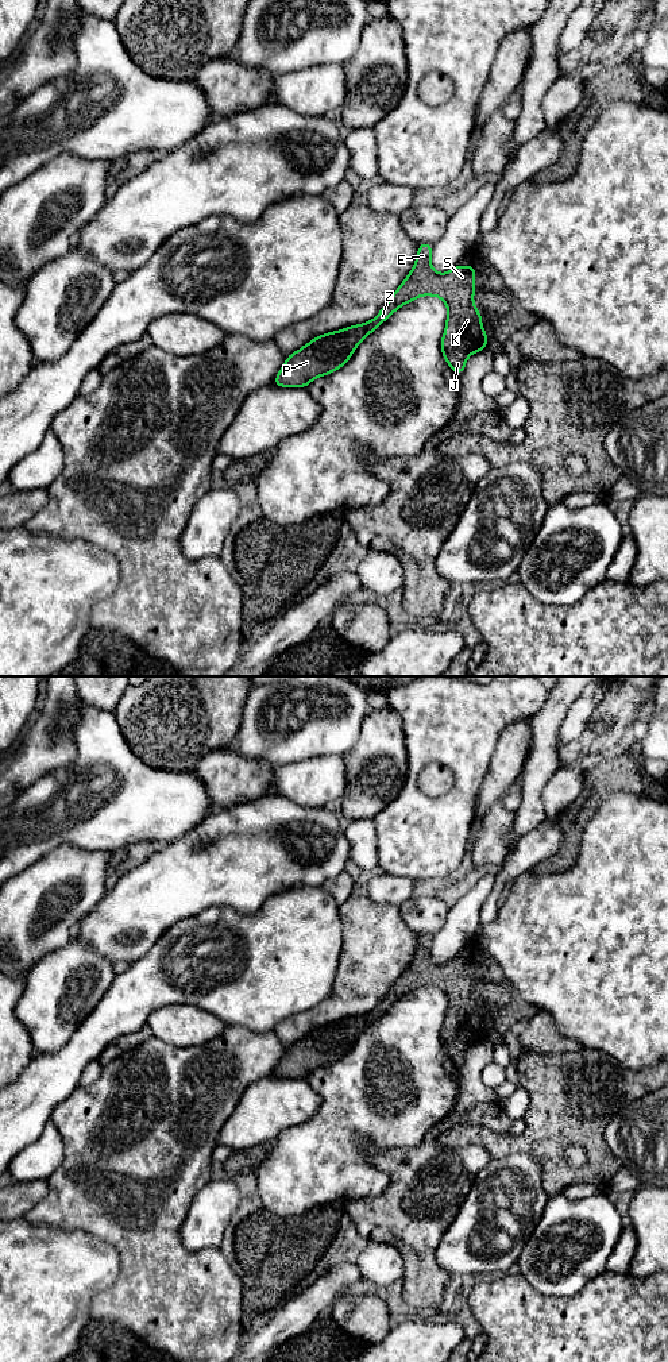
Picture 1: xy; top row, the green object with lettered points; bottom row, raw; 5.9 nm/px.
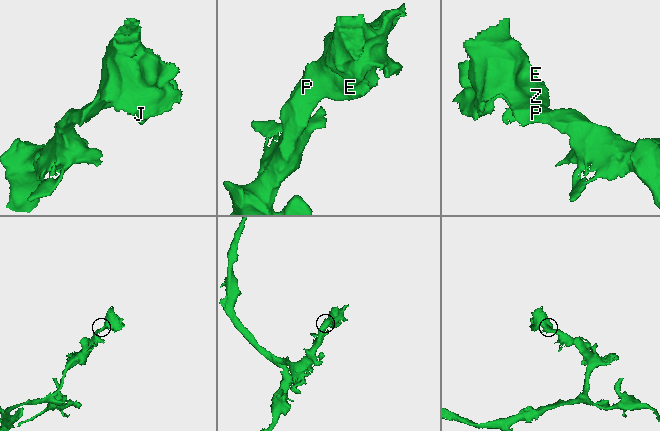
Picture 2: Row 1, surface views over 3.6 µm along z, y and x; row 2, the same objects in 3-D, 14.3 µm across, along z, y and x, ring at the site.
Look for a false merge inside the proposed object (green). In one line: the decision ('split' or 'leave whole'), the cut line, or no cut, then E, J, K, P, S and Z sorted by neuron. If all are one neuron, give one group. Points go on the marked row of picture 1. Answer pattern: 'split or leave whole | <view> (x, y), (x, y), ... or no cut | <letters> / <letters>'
leave whole | no cut | E J K P S Z

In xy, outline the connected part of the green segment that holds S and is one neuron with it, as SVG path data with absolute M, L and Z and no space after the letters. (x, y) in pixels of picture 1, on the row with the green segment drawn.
M430 243L418 244L417 259L412 271L372 320L314 337L302 348L287 356L273 383L279 387L308 387L314 378L324 377L339 370L351 359L351 354L367 335L372 333L398 308L412 302L420 296L437 296L445 302L448 317L440 347L445 362L456 375L460 375L466 369L467 358L471 354L487 348L487 333L482 327L482 315L474 306L474 290L476 289L475 266L474 263L470 266L457 265L451 271L439 274L430 265L432 248L433 244Z

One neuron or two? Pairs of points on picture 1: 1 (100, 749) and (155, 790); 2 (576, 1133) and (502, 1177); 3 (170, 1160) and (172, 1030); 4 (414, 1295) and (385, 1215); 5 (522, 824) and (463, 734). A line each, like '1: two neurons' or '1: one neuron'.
1: one neuron
2: two neurons
3: two neurons
4: one neuron
5: two neurons

